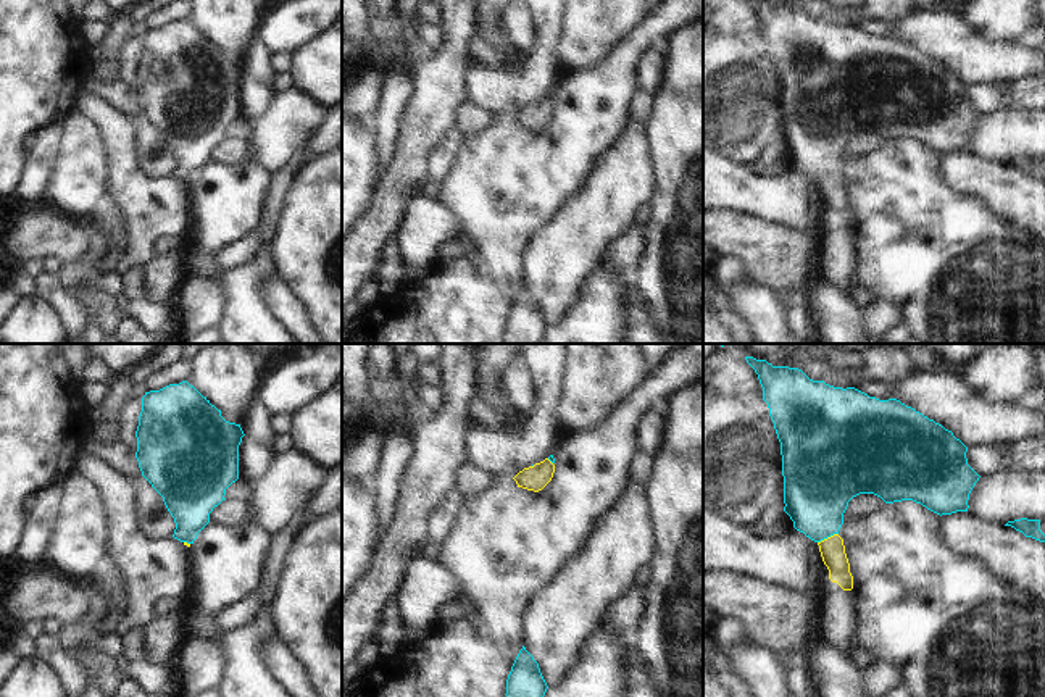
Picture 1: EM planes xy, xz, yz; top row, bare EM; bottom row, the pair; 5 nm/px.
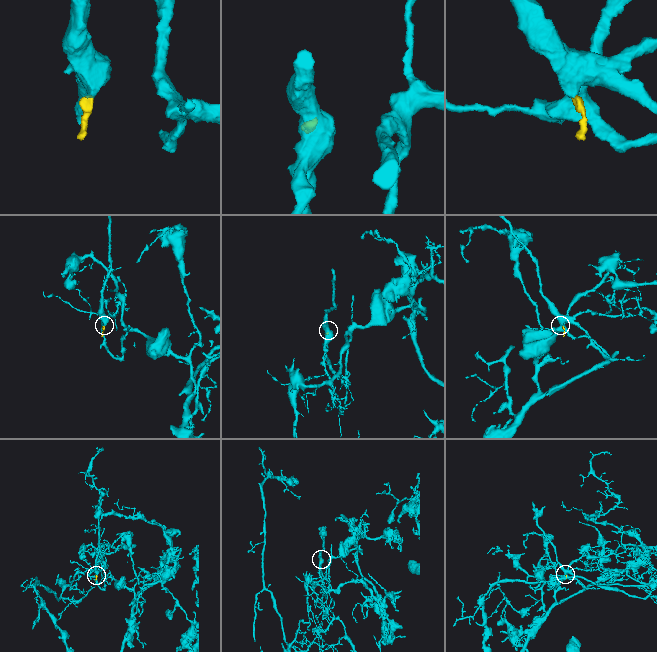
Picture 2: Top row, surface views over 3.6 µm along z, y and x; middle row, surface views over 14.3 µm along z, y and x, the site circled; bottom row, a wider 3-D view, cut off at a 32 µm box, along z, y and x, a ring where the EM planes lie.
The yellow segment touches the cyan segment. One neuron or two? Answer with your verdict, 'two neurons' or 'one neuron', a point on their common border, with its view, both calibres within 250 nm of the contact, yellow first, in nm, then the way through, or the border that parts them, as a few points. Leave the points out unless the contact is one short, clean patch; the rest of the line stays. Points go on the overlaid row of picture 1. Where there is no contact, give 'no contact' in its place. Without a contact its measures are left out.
one neuron; meets yellow in yz at (828, 538); 130 nm thick on the yellow side, 340 nm on the other; runs through yz (832, 550), (828, 538), (816, 510), (816, 489)

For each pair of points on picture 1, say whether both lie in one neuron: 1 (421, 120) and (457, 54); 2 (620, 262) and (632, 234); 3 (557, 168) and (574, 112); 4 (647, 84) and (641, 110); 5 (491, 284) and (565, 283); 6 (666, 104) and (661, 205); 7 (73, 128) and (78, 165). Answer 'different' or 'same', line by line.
1: same
2: same
3: same
4: different
5: different
6: same
7: same

